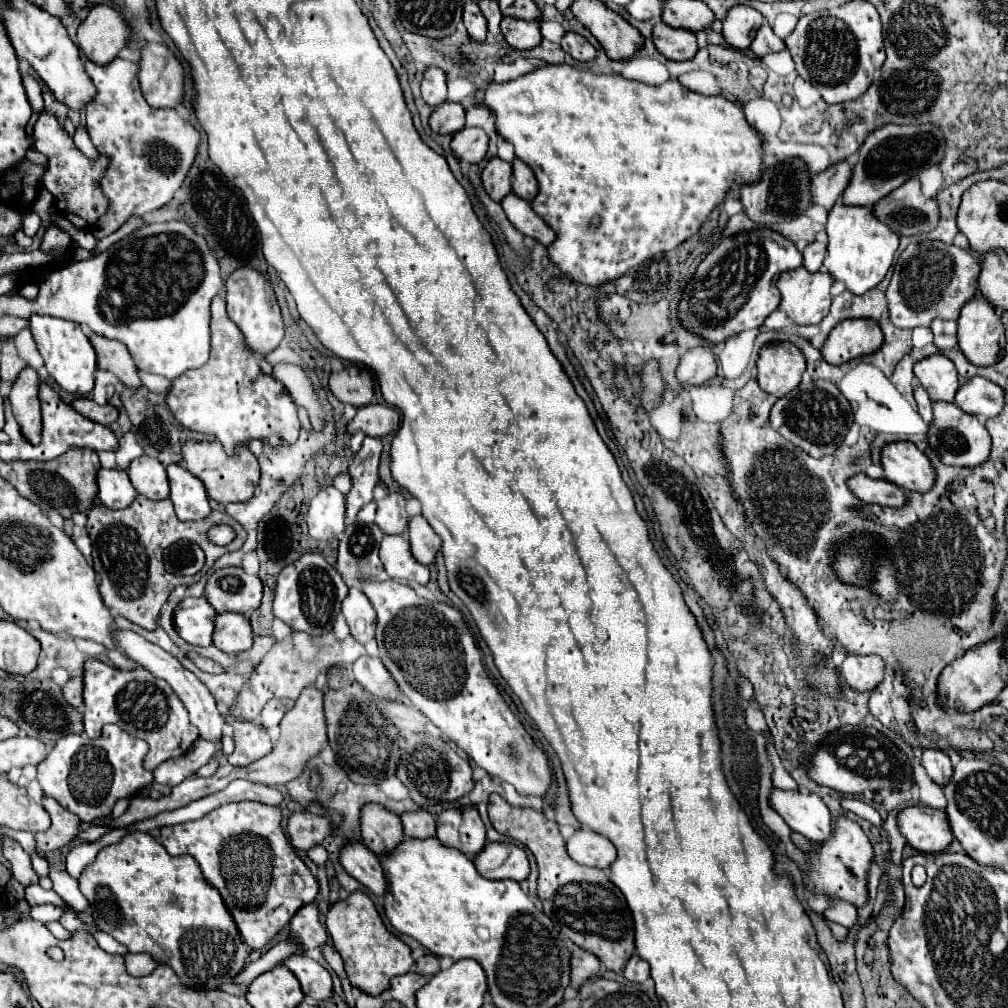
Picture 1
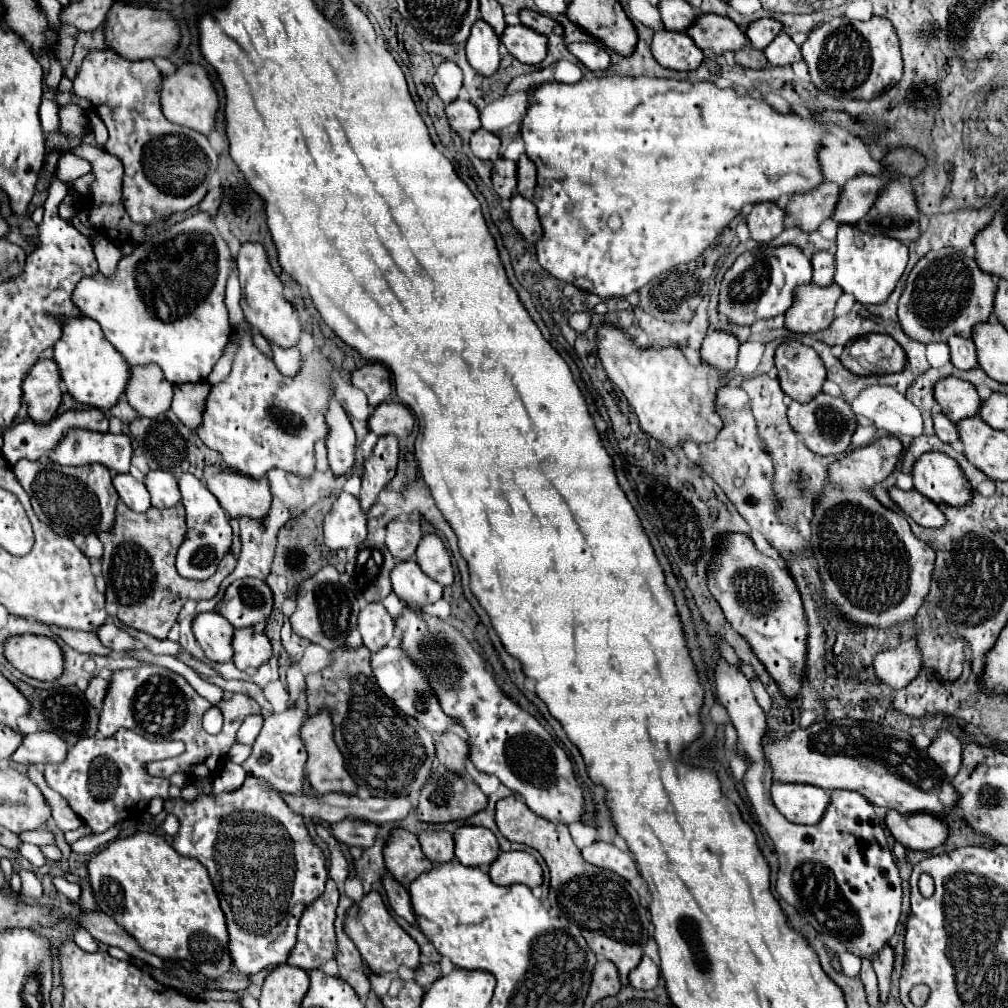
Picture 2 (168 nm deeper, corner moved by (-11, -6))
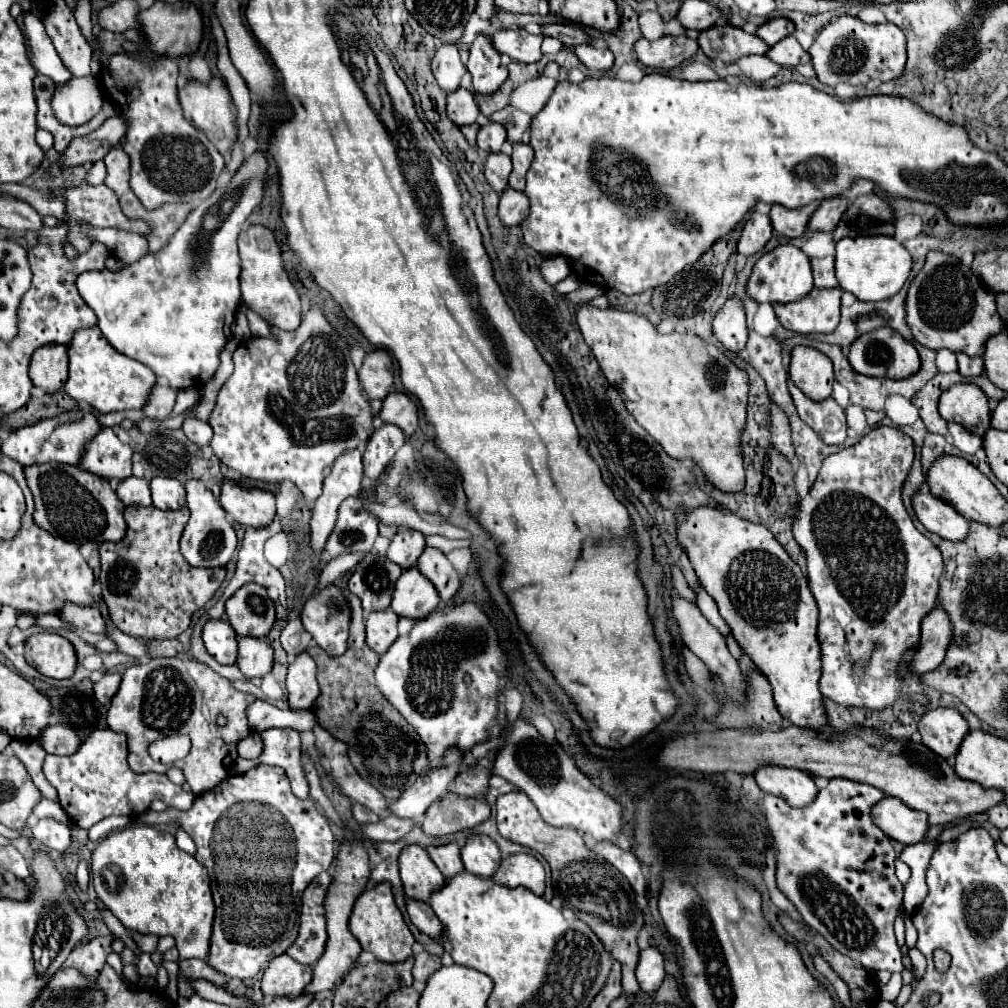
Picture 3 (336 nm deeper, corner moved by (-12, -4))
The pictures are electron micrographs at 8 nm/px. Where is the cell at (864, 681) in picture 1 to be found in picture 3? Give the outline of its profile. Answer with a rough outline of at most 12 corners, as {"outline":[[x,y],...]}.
{"outline":[[944,609],[922,619],[914,675],[934,671],[944,661],[952,629]]}

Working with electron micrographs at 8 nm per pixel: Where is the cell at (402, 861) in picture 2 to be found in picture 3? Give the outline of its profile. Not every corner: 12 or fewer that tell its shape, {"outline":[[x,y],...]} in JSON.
{"outline":[[406,845],[398,857],[404,893],[428,901],[444,875],[422,853]]}

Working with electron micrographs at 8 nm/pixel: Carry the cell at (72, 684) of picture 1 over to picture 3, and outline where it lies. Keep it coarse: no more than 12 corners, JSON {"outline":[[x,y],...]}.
{"outline":[[104,673],[94,683],[94,695],[102,705],[114,697],[120,675]]}

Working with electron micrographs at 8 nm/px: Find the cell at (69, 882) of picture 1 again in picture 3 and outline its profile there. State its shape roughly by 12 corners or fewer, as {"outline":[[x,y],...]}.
{"outline":[[42,819],[34,839],[54,851],[70,847],[70,827]]}

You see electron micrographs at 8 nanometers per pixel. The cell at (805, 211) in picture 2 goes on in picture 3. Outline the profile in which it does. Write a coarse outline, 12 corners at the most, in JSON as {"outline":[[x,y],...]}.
{"outline":[[818,201],[802,209],[772,205],[772,227],[782,237],[802,237]]}

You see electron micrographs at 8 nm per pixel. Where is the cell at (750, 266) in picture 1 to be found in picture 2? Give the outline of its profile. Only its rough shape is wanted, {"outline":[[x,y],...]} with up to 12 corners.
{"outline":[[759,245],[725,273],[719,313],[741,325],[783,315],[811,261]]}

